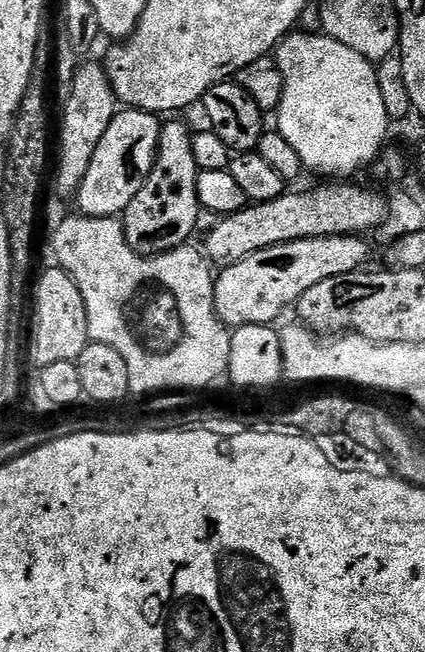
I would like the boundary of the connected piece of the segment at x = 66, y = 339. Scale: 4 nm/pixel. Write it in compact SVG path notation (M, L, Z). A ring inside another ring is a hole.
M51 266L36 280L36 309L31 309L30 320L32 316L32 360L36 363L37 369L51 366L54 362L70 362L77 360L86 350L89 344L88 339L88 319L86 318L86 302L82 302L82 294L64 269L59 266Z

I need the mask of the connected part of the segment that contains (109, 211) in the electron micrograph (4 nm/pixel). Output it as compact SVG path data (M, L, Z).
M139 108L117 111L110 126L106 126L106 134L102 134L102 142L98 142L98 150L94 150L94 158L90 158L90 166L74 193L79 215L119 217L127 210L154 166L161 127L159 115L142 112Z

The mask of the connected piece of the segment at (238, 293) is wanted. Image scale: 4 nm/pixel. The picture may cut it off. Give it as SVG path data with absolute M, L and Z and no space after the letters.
M319 236L313 240L295 240L278 246L270 246L266 250L258 250L242 262L234 262L229 268L223 269L215 277L216 281L216 316L229 329L235 330L251 324L275 325L276 319L283 314L284 308L291 309L297 300L310 290L310 286L318 286L326 278L341 276L347 272L363 269L368 260L367 239L354 236Z

